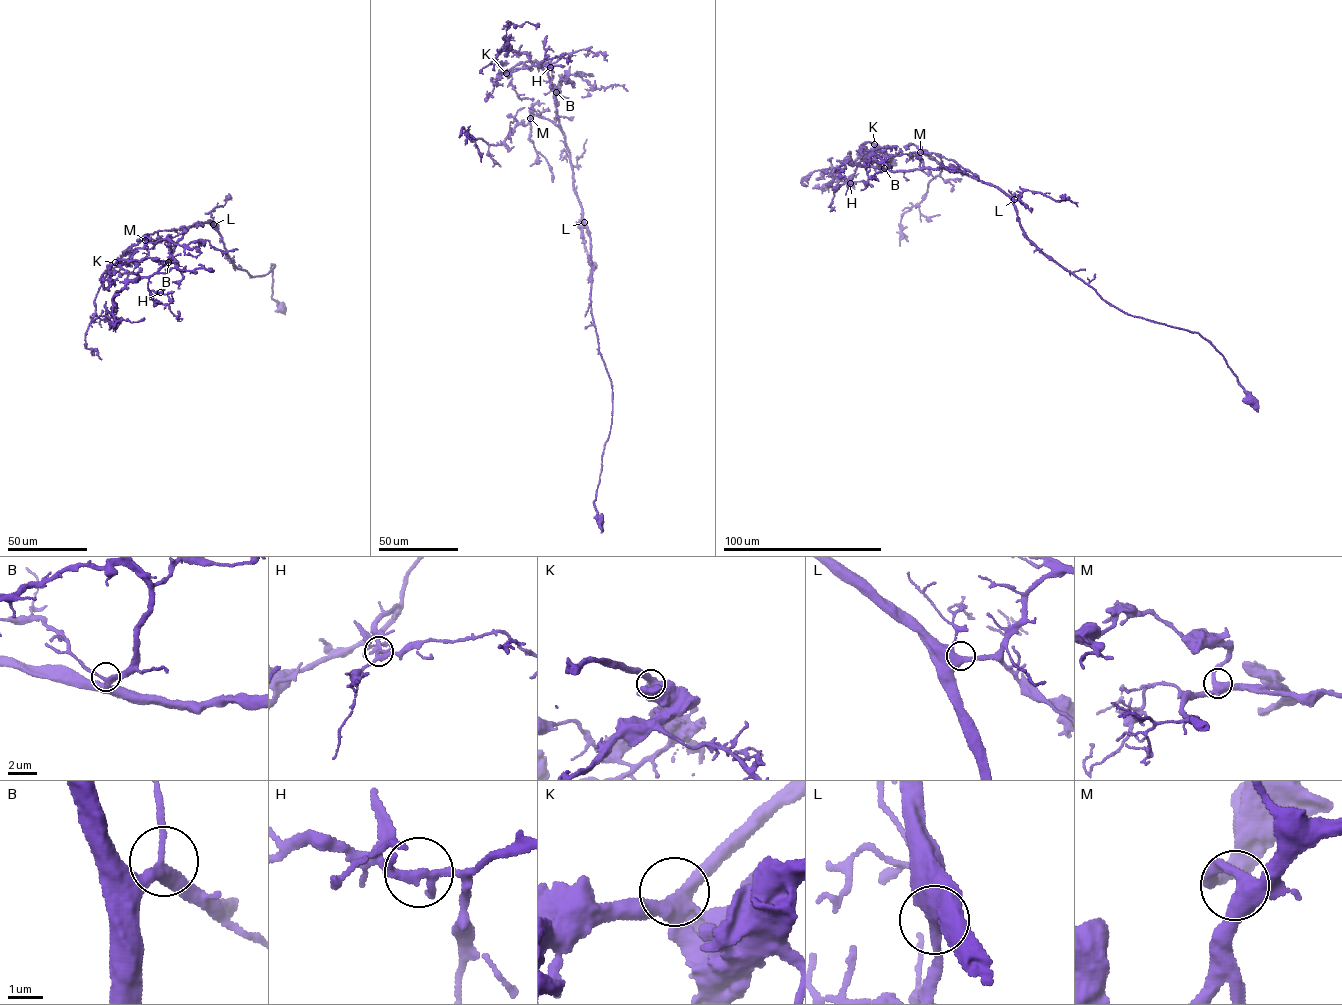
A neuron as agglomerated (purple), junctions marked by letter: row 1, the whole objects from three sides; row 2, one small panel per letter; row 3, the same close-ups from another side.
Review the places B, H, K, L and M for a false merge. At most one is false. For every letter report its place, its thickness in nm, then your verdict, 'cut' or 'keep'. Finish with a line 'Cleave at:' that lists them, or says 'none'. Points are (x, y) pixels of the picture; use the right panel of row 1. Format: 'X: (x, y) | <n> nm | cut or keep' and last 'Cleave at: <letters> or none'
B: (884, 168) | 260 nm | keep
H: (850, 183) | 240 nm | keep
K: (874, 144) | 400 nm | keep
L: (1014, 199) | 380 nm | keep
M: (920, 152) | 420 nm | keep
Cleave at: none

